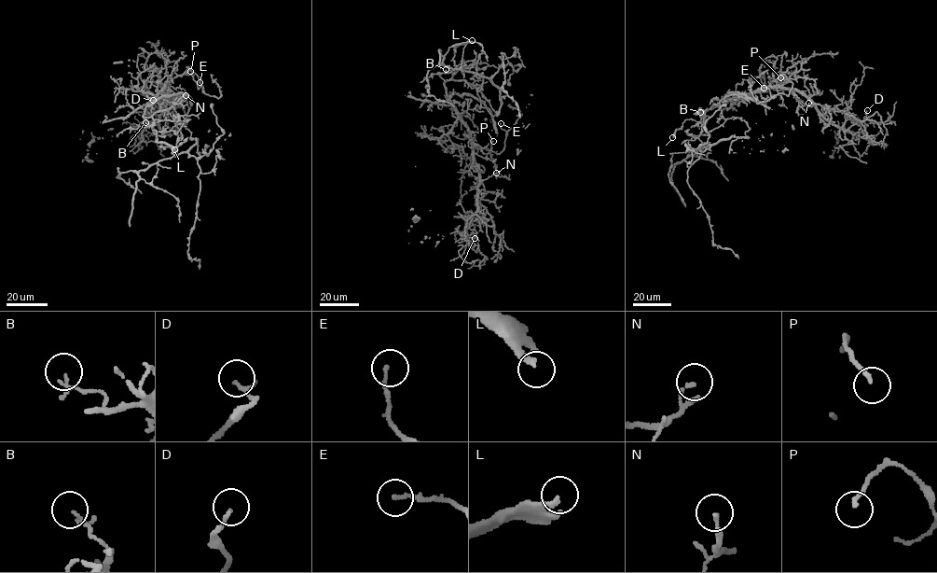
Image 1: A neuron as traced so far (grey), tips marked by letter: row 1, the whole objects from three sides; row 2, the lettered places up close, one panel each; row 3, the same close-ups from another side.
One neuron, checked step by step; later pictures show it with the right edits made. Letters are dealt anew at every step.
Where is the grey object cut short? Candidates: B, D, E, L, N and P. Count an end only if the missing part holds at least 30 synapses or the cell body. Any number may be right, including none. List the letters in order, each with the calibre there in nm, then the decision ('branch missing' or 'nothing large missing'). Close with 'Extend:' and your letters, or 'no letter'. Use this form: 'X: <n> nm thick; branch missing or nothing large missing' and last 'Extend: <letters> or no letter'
B: 130 nm thick; nothing large missing
D: 150 nm thick; nothing large missing
E: 140 nm thick; nothing large missing
L: 200 nm thick; branch missing
N: 130 nm thick; branch missing
P: 160 nm thick; nothing large missing
Extend: L, N

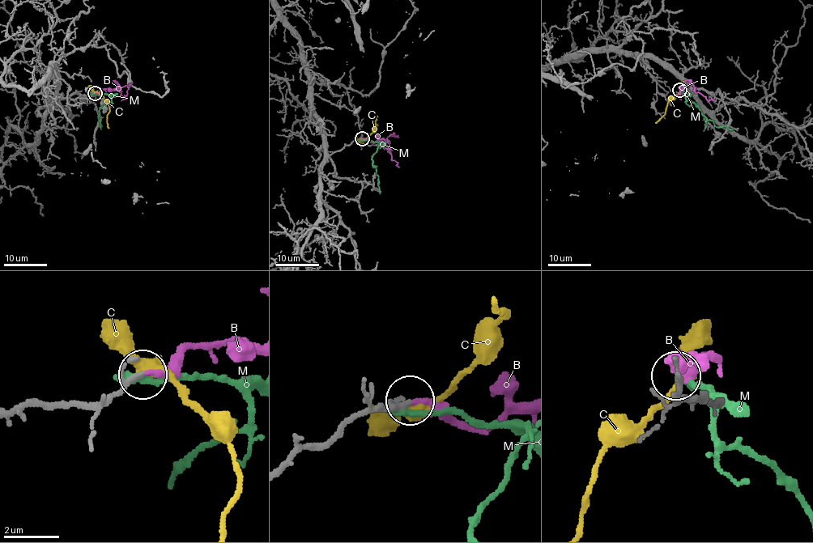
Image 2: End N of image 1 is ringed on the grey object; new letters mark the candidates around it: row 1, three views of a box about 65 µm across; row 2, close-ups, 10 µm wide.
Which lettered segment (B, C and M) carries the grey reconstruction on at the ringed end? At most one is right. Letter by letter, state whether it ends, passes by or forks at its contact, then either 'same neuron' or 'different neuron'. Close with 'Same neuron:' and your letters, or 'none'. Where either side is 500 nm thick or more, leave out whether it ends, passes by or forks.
B: it ends there; same neuron
C: it passes by; different neuron
M: it ends there; different neuron
Same neuron: B

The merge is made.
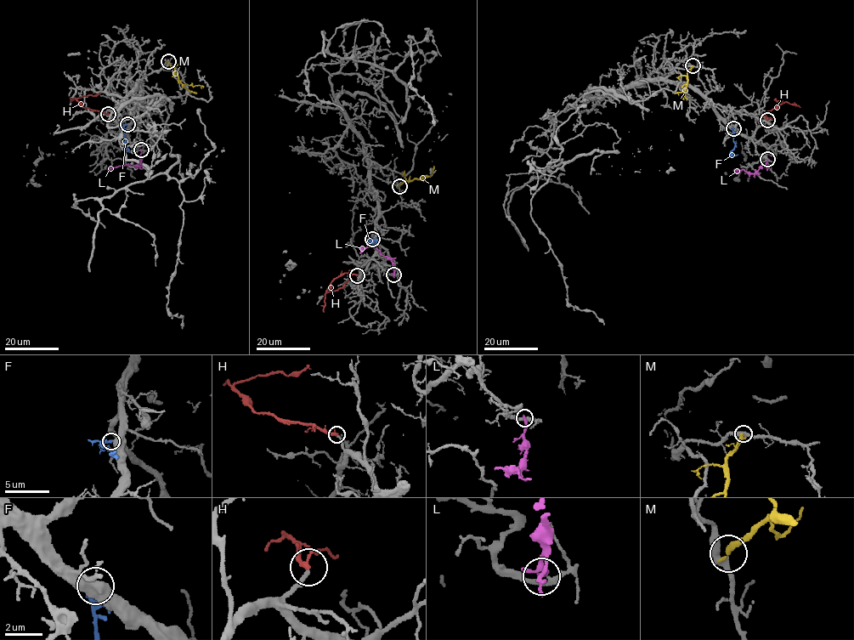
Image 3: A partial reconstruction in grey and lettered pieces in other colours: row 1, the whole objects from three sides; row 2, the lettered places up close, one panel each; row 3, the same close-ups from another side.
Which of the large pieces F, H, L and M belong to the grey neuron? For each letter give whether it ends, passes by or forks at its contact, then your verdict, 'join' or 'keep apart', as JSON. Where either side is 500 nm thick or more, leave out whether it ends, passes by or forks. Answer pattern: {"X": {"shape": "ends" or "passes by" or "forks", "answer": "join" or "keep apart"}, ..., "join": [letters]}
{"F": {"answer": "join"}, "H": {"shape": "ends", "answer": "keep apart"}, "L": {"shape": "ends", "answer": "keep apart"}, "M": {"shape": "ends", "answer": "keep apart"}, "join": ["F"]}

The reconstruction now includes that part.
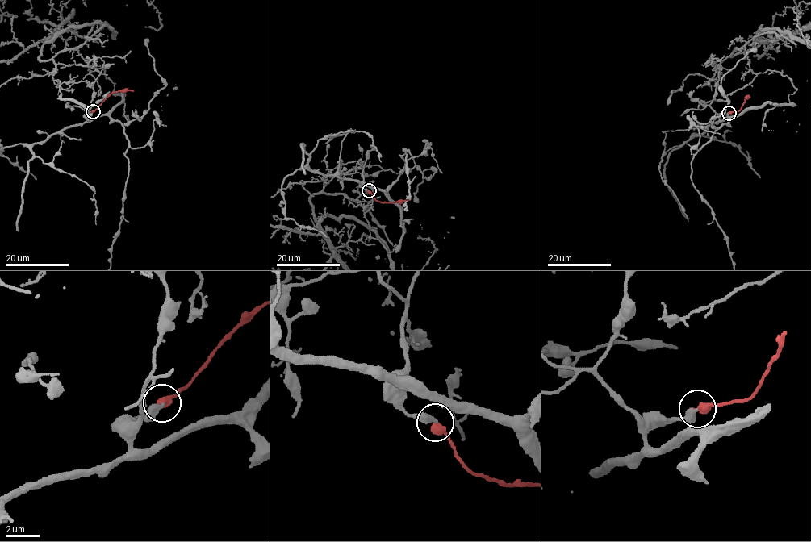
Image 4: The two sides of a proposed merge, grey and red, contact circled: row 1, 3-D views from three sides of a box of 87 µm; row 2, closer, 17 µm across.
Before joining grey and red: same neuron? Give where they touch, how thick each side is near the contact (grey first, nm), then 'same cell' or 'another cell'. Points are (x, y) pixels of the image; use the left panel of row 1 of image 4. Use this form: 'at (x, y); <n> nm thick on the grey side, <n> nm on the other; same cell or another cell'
at (93, 111); 400 nm thick on the grey side, 480 nm on the other; same cell

